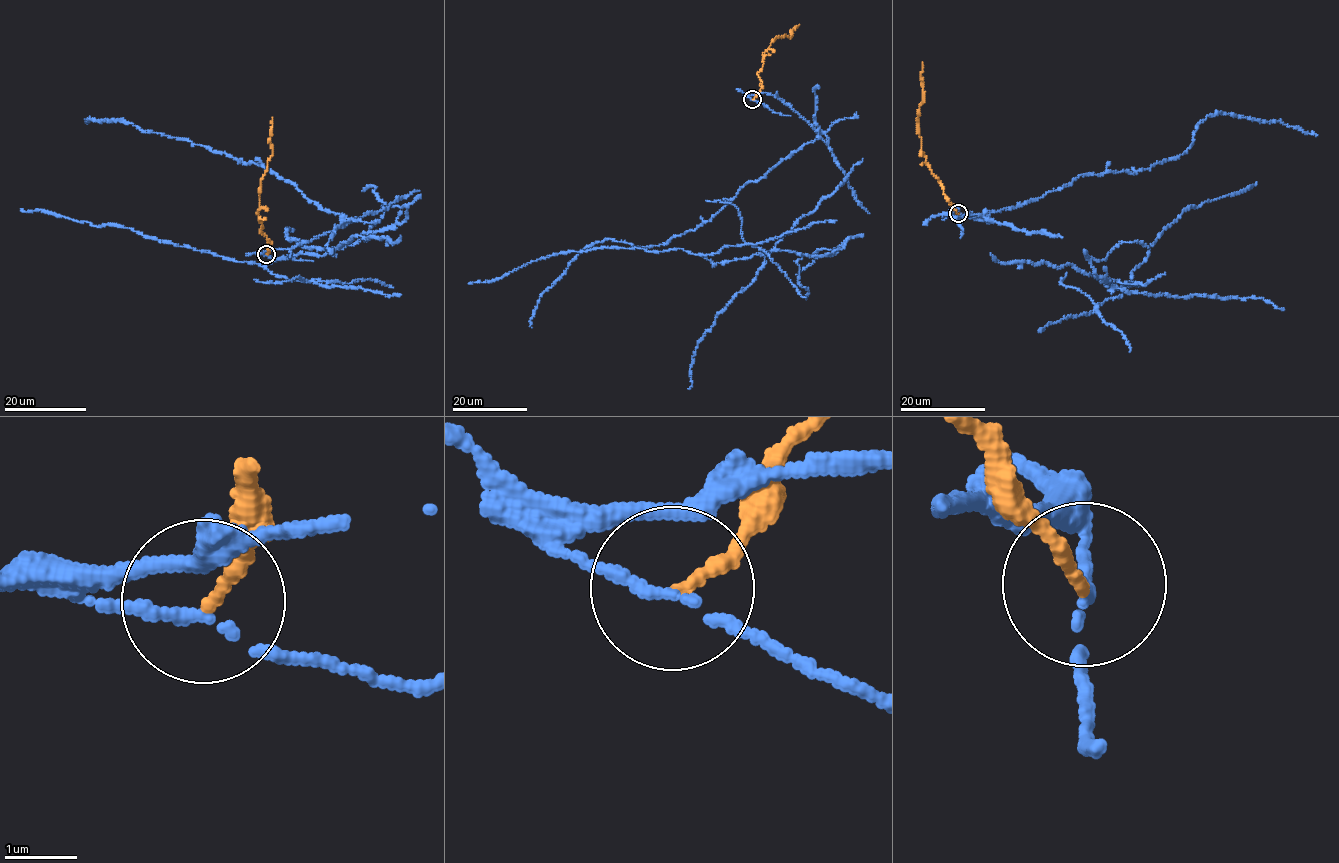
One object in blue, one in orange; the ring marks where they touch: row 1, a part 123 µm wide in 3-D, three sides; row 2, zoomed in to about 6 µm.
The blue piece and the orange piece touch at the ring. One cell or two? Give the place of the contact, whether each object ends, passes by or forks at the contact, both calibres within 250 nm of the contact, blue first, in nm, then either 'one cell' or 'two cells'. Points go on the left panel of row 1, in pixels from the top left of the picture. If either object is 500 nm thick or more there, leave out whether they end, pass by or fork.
place (266, 254); blue passes by; orange ends; calibres 130 and 160 nm; two cells

